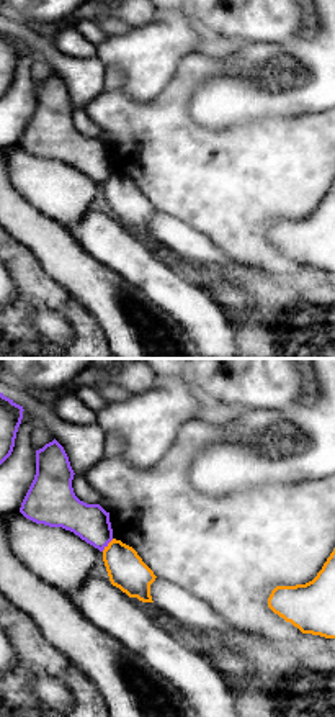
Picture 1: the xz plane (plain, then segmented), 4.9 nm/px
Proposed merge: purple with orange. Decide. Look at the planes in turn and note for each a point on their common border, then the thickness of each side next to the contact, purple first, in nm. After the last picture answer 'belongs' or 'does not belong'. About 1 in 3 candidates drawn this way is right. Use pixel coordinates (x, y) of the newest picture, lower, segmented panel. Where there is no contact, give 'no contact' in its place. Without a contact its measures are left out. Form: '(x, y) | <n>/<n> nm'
(107, 545) | 180/190 nm

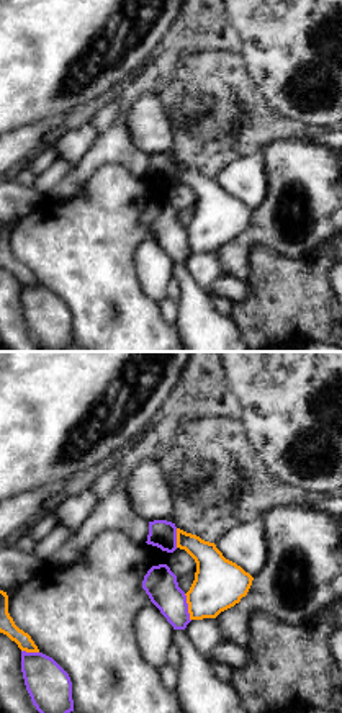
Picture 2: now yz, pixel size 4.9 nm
(187, 607) | 160/240 nm

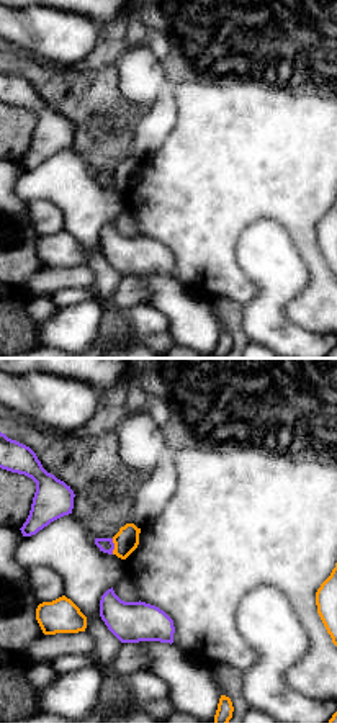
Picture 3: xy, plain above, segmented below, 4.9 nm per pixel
(113, 547) | 70/120 nm

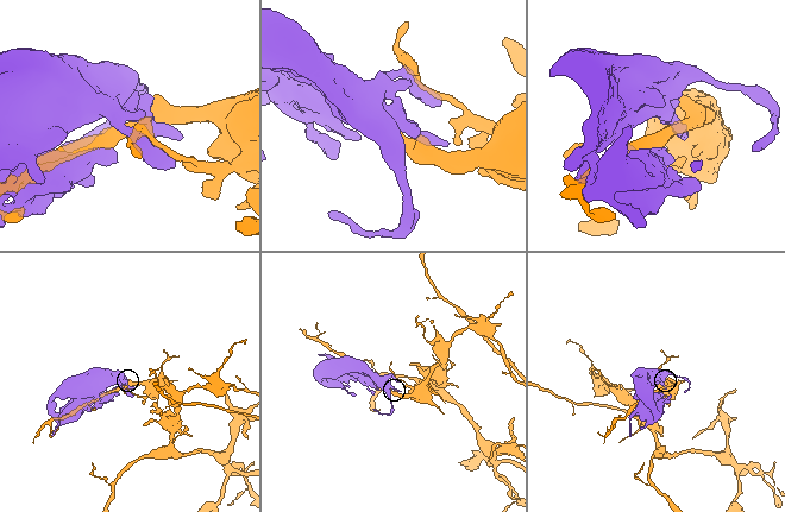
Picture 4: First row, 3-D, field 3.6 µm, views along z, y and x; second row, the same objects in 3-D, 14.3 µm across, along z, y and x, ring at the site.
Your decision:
does not belong

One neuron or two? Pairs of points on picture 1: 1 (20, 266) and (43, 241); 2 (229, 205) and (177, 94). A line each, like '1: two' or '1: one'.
1: two
2: one

